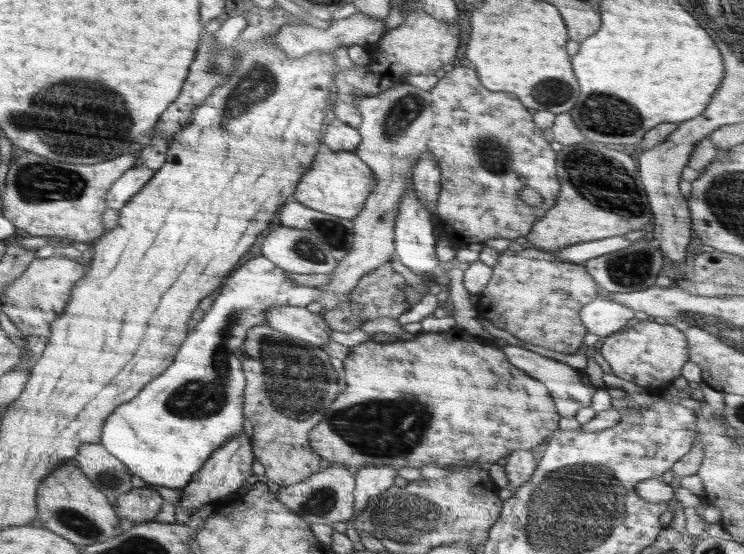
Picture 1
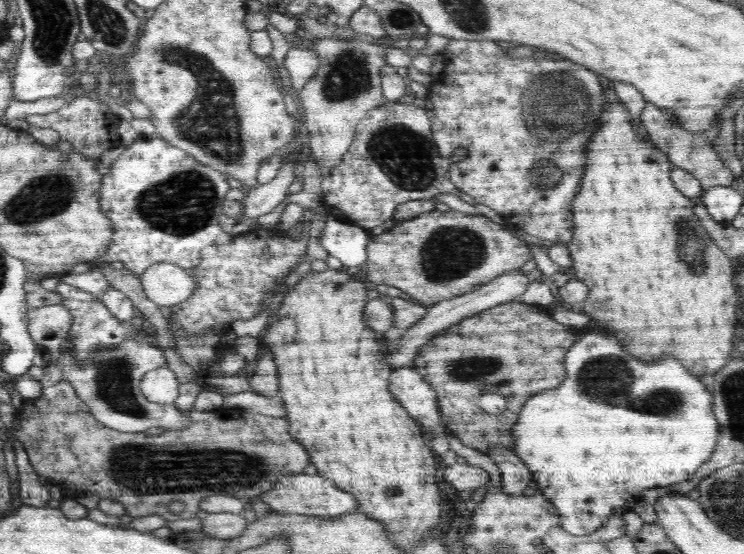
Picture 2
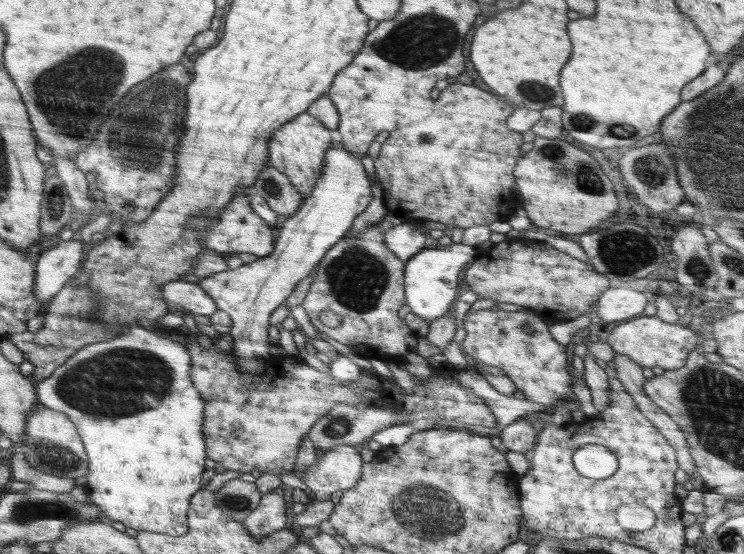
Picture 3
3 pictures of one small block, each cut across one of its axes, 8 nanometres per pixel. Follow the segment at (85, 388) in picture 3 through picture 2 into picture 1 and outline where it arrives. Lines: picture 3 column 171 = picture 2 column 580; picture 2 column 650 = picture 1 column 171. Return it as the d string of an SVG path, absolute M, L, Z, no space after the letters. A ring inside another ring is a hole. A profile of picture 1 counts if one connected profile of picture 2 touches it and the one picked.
M264 255L256 256L234 270L223 282L222 292L216 296L204 318L200 319L200 324L180 346L174 362L160 376L148 382L148 386L144 386L136 398L120 406L120 410L108 418L102 430L101 445L126 464L130 474L140 476L149 486L170 489L188 486L194 474L215 450L228 442L229 438L243 432L243 398L247 380L236 352L247 337L248 330L267 324L265 314L269 308L306 307L323 295L316 287L298 286L296 283L291 281L287 271Z

